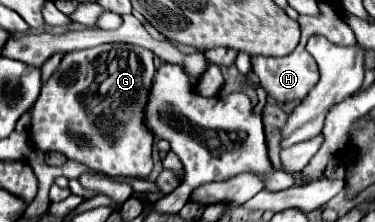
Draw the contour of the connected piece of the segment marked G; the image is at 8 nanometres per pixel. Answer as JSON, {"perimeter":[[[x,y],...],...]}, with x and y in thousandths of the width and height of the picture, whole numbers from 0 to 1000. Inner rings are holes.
{"perimeter":[[[275,198],[259,216],[232,225],[200,225],[168,252],[157,306],[147,333],[115,378],[109,423],[88,477],[83,505],[83,631],[115,676],[152,676],[168,685],[179,712],[205,721],[216,739],[232,739],[248,766],[269,766],[291,793],[360,793],[360,802],[392,802],[408,766],[403,676],[408,676],[408,613],[397,586],[381,586],[381,477],[392,459],[392,423],[408,369],[413,297],[408,297],[408,234],[403,225],[371,225],[365,252],[344,261],[344,207],[317,198]],[[195,568],[195,586],[232,604],[248,640],[248,658],[205,658],[184,613],[179,586]]]}

